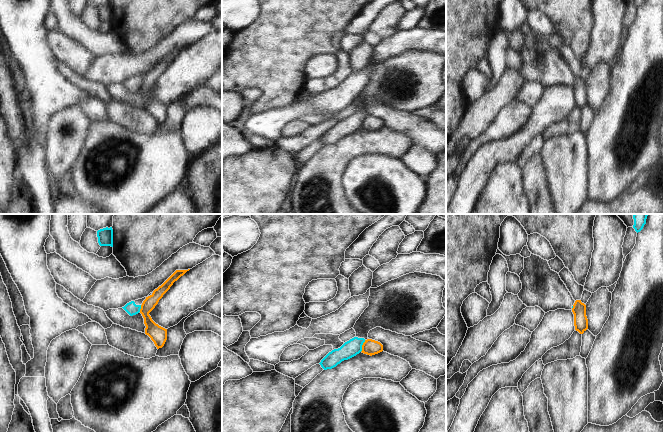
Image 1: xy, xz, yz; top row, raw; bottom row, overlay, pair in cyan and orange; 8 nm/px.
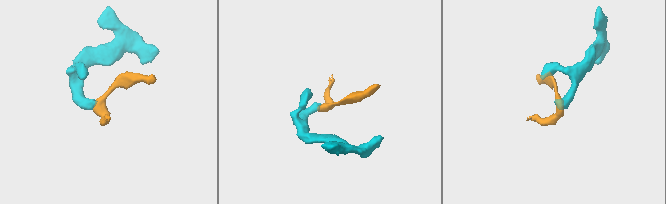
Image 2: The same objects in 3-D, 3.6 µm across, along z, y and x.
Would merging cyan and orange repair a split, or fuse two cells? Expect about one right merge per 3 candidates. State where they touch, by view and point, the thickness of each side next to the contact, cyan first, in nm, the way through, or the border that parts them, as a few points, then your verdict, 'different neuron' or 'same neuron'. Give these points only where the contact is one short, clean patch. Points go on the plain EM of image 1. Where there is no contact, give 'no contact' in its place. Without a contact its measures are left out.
xz (361, 122) | 140/130 nm | along xz (365, 116), (360, 127) | different neuron

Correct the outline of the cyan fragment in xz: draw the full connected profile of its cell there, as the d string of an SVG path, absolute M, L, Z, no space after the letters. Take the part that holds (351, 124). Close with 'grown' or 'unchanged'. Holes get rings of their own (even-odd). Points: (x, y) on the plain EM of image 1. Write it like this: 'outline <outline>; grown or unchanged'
outline M414 48L388 57L377 64L370 64L369 82L356 97L353 105L356 112L340 124L329 128L319 139L324 146L332 145L362 127L363 119L369 115L370 106L381 103L405 112L412 112L425 106L436 104L446 91L442 73L446 57L440 52Z; grown

